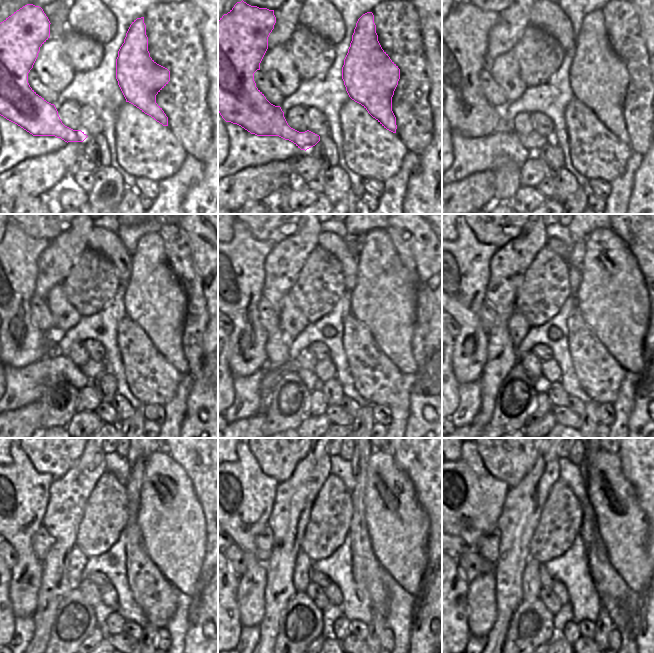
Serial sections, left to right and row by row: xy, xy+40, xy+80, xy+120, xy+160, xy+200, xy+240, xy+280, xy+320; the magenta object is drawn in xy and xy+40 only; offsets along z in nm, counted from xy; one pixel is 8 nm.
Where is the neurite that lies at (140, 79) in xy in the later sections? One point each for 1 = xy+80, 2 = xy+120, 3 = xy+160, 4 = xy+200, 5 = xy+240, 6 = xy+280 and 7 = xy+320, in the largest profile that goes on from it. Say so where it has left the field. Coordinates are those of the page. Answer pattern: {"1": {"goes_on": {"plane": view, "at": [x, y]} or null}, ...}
{"1": {"goes_on": {"plane": "xy+80", "at": [598, 78]}}, "2": {"goes_on": {"plane": "xy+120", "at": [154, 298]}}, "3": {"goes_on": {"plane": "xy+160", "at": [384, 298]}}, "4": {"goes_on": {"plane": "xy+200", "at": [613, 299]}}, "5": {"goes_on": {"plane": "xy+240", "at": [173, 528]}}, "6": {"goes_on": {"plane": "xy+280", "at": [397, 524]}}, "7": {"goes_on": {"plane": "xy+320", "at": [622, 524]}}}

